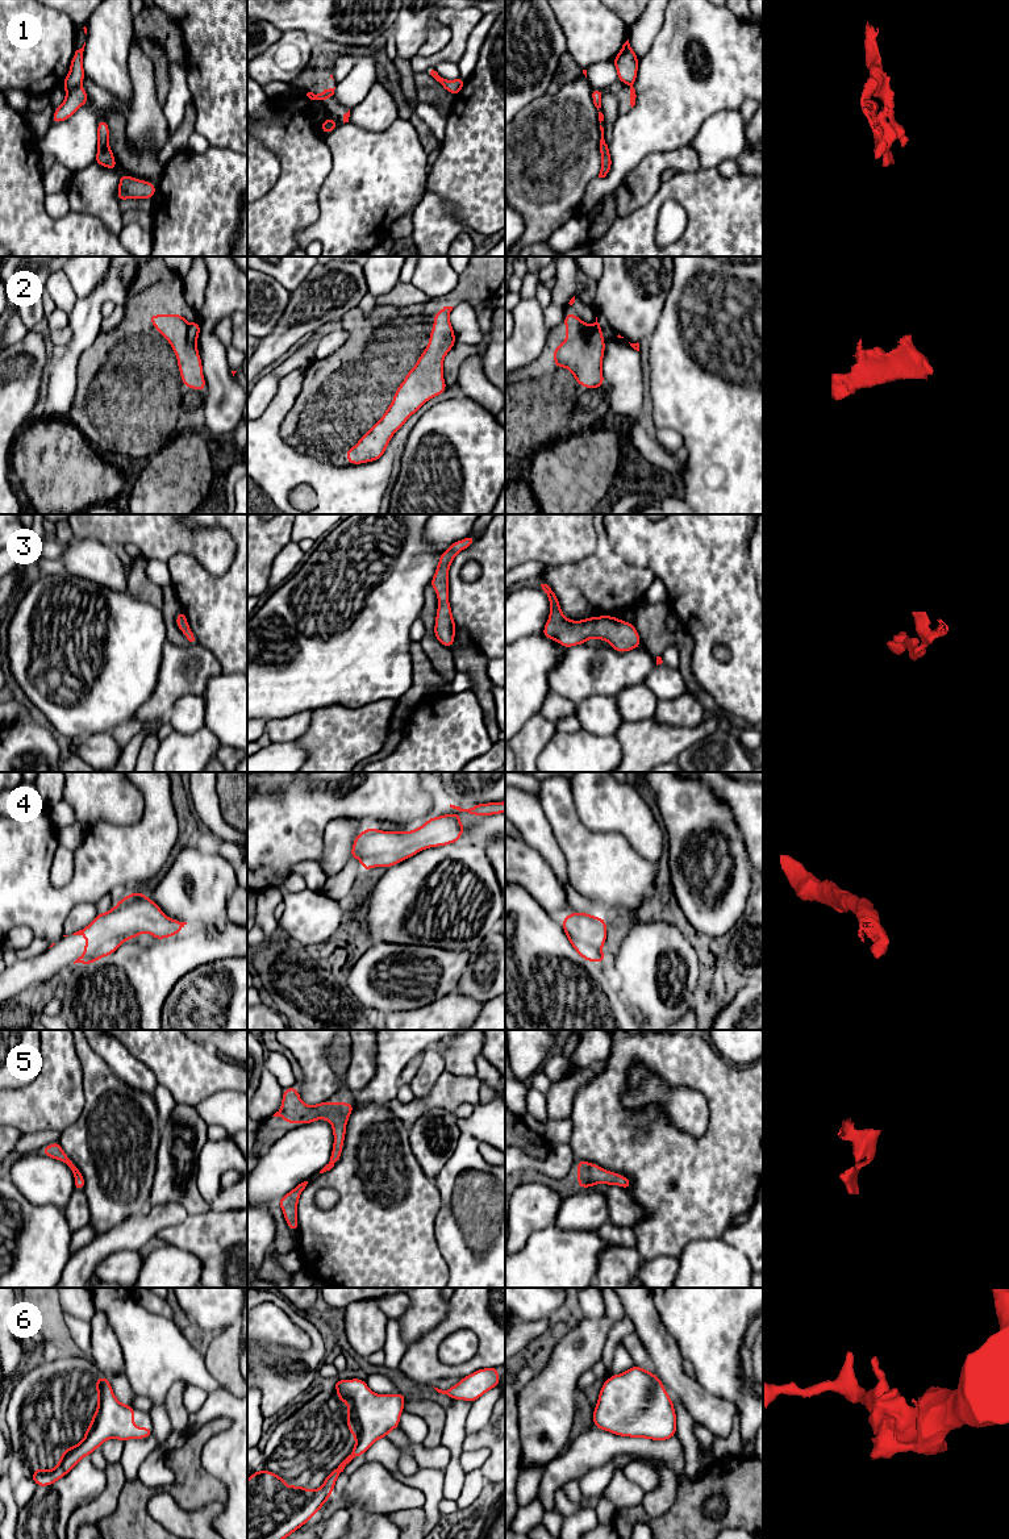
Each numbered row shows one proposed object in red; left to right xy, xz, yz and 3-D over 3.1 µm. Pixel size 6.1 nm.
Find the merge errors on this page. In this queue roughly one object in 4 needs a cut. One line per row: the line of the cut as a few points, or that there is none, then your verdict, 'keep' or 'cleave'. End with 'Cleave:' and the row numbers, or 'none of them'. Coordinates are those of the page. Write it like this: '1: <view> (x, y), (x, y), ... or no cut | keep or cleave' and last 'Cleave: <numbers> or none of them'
1: xy (80, 84), (67, 91) | cleave
2: no cut | keep
3: no cut | keep
4: no cut | keep
5: no cut | keep
6: no cut | keep
Cleave: 1

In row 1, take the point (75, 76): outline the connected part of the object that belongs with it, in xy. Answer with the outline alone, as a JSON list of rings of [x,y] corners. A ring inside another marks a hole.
[[[86,42],[82,49],[75,51],[75,54],[71,59],[70,71],[62,84],[62,87],[66,91],[71,91],[74,88],[80,87],[86,78],[84,68],[83,68],[84,46],[86,46]]]

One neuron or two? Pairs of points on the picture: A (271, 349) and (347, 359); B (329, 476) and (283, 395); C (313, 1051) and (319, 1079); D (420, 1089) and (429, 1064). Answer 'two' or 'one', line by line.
A: two
B: one
C: one
D: one

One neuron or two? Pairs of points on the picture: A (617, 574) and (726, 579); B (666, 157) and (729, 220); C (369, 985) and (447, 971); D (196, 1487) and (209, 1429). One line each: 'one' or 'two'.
A: two
B: two
C: one
D: one

